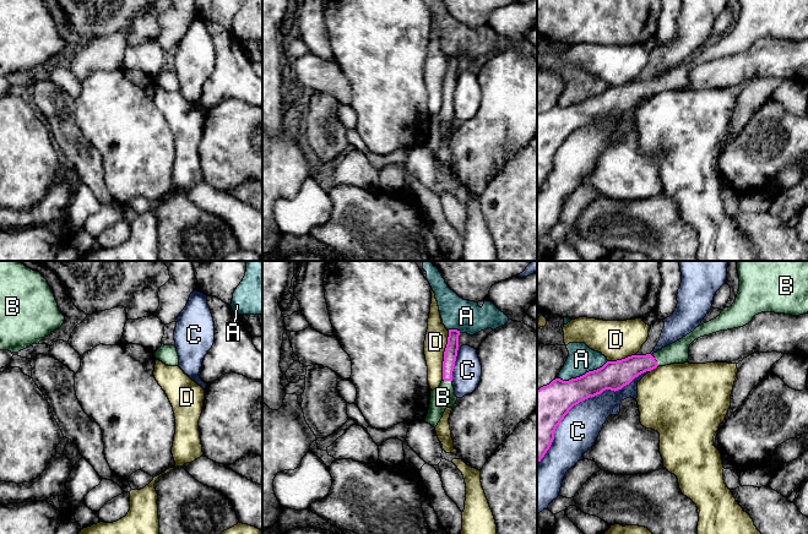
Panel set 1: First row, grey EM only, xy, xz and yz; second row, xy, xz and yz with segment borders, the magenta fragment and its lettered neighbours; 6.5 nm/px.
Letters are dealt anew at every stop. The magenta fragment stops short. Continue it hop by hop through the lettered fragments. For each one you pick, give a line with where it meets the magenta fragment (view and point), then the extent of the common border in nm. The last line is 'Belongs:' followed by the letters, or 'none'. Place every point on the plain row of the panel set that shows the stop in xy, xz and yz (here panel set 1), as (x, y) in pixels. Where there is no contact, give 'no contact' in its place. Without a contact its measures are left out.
B: meets magenta in yz at (656, 87); contact 90 nm long
Belongs: B

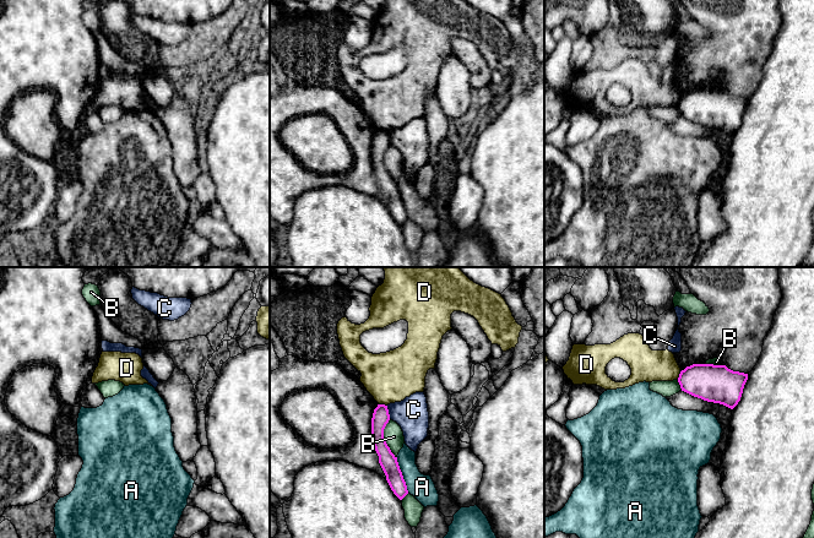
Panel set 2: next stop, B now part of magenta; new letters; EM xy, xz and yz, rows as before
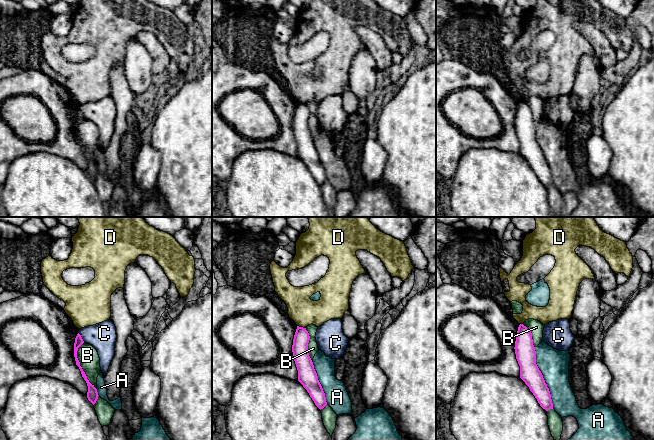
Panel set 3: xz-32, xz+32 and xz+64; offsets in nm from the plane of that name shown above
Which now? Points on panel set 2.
Belongs: none

